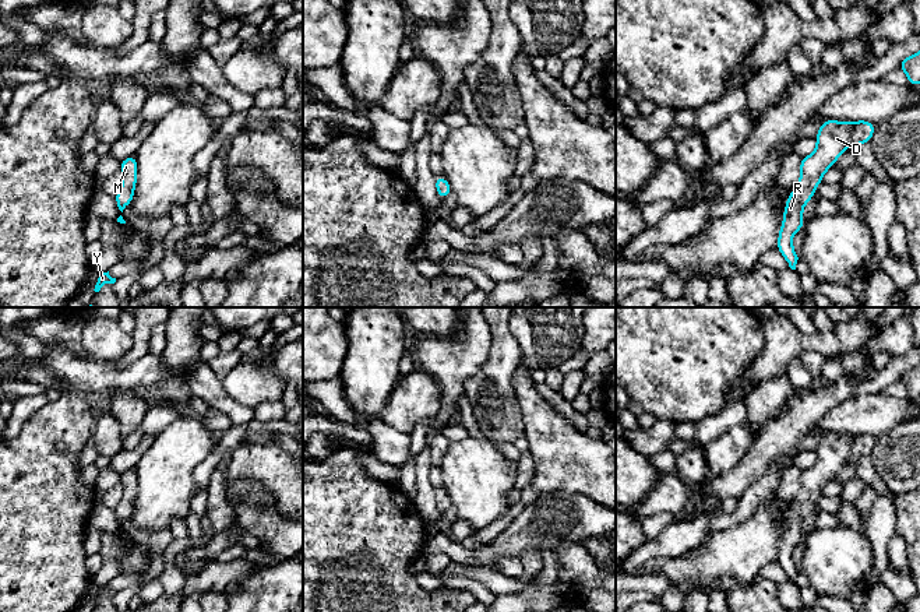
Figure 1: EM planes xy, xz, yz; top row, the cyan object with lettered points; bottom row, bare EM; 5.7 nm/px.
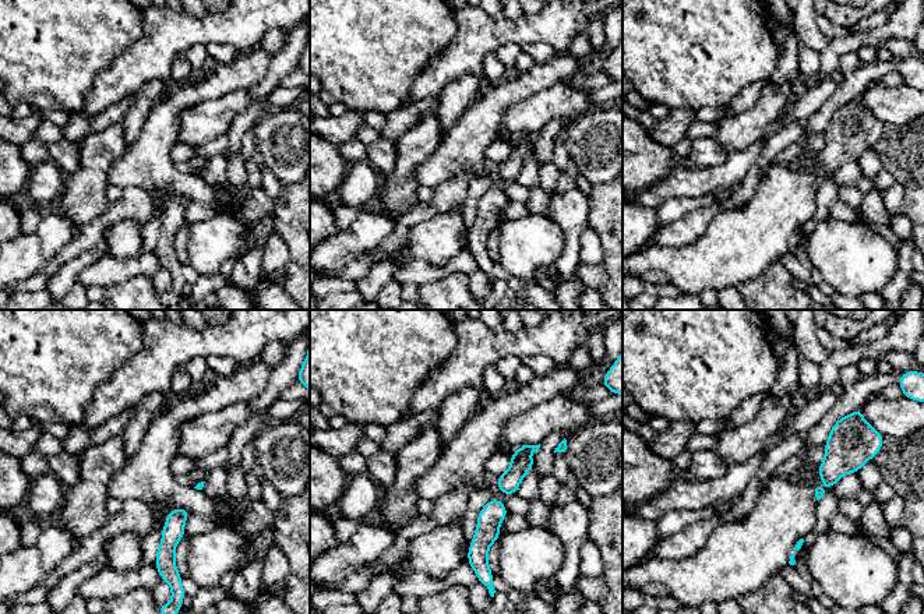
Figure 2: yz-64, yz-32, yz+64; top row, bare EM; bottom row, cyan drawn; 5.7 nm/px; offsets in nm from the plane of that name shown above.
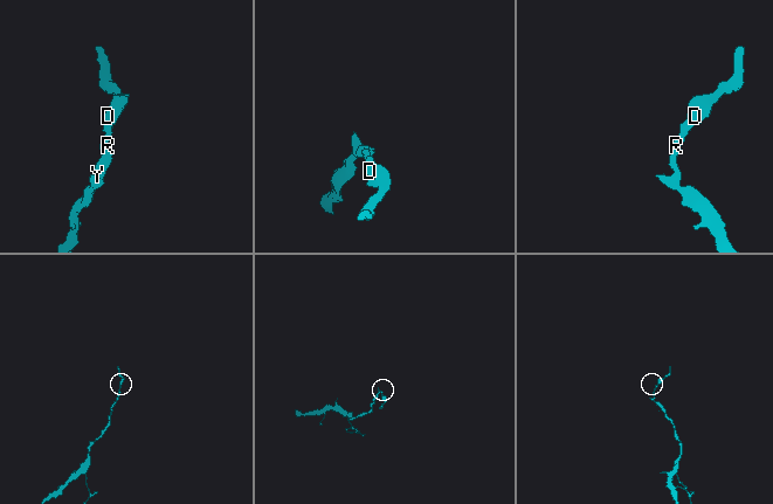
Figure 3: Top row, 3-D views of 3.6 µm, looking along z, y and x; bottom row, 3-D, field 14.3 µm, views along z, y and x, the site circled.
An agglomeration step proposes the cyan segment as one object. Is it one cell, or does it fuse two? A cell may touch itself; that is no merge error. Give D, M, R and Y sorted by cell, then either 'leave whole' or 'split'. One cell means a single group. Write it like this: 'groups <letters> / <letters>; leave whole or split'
groups D M R Y; leave whole

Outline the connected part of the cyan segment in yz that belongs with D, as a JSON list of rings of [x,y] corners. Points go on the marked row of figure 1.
[[[825,120],[815,138],[817,148],[800,161],[800,182],[786,200],[783,222],[778,236],[776,250],[782,253],[792,270],[796,270],[797,254],[792,238],[804,228],[803,207],[813,198],[815,187],[822,182],[825,172],[838,161],[847,147],[871,143],[875,124],[867,120],[836,122]]]

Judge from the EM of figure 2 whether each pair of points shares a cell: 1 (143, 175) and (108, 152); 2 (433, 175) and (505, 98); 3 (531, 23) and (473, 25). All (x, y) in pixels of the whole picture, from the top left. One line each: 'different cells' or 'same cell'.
1: different cells
2: same cell
3: same cell

